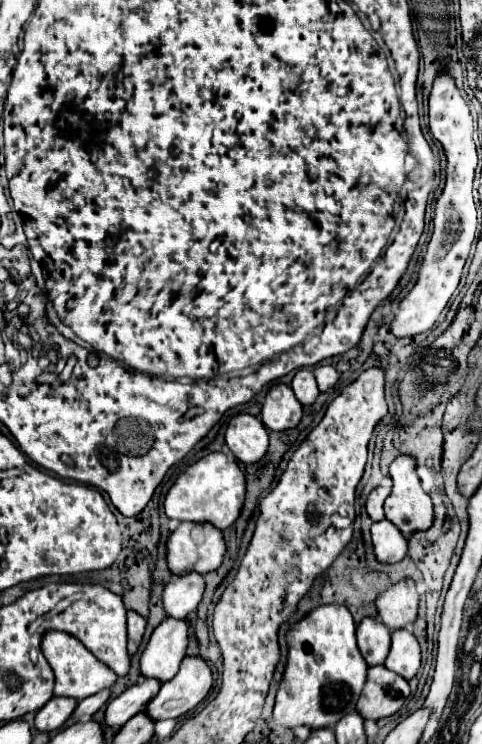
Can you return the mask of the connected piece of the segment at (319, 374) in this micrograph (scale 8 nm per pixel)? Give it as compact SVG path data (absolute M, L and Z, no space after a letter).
M320 366L314 370L314 378L316 378L318 390L326 392L328 388L332 388L338 382L338 372L332 366Z

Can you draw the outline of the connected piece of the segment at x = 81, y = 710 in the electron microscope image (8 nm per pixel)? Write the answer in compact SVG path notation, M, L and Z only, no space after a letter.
M102 690L102 692L98 692L98 694L94 694L94 696L90 696L90 698L86 698L84 702L78 702L78 706L76 706L76 710L74 710L74 718L78 720L78 718L86 718L86 716L92 716L106 700L108 700L108 696L110 696L110 690Z

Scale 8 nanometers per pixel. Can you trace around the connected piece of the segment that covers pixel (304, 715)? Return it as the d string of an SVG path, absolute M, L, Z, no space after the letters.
M326 604L318 606L312 612L308 612L302 620L292 624L286 632L286 666L284 676L278 686L276 704L274 704L274 722L286 728L296 726L308 726L308 728L334 728L336 722L356 710L356 698L362 692L362 686L366 682L366 670L368 664L364 662L358 646L356 646L356 624L346 606L340 604Z

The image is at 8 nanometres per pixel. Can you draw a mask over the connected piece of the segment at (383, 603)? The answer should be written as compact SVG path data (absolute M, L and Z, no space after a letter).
M404 578L392 584L388 590L384 590L384 594L376 598L376 608L380 620L390 630L400 630L410 626L416 620L418 612L418 592L414 580Z

